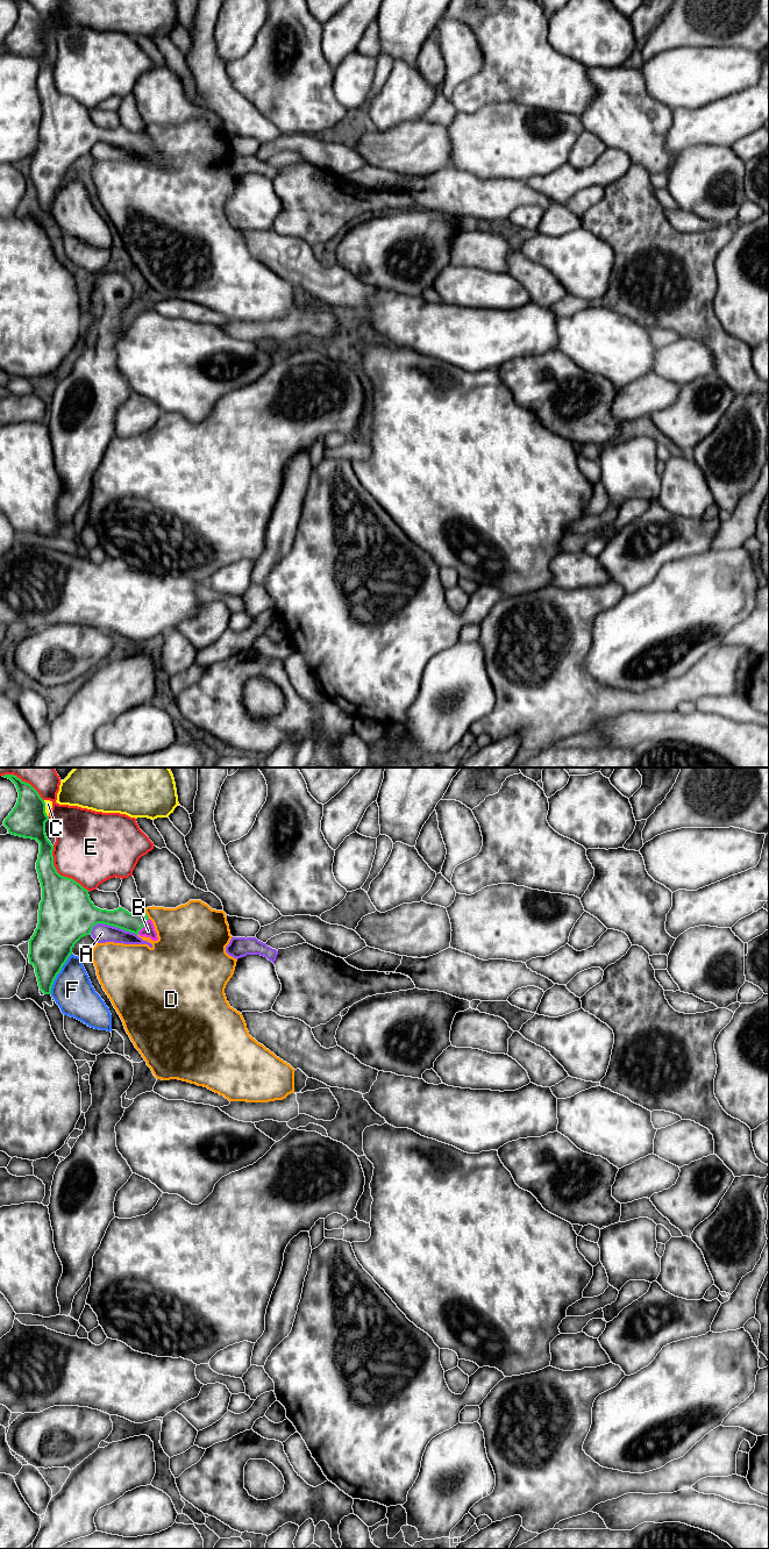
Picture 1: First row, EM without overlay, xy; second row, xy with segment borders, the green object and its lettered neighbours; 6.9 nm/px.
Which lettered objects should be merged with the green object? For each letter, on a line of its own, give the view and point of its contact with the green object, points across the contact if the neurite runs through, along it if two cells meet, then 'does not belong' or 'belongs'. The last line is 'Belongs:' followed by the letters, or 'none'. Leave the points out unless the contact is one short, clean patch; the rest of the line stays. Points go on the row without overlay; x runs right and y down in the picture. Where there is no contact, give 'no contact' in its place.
A: xy (113, 144) | along xy (90, 150), (98, 142), (107, 142), (133, 150), (136, 154) | does not belong
B: xy (142, 145) | across xy (120, 136), (142, 145), (148, 149) | belongs
C: xy (44, 27) | does not belong
D: xy (146, 133) | does not belong
E: xy (59, 93) | does not belong
F: xy (58, 191) | does not belong
Belongs: B

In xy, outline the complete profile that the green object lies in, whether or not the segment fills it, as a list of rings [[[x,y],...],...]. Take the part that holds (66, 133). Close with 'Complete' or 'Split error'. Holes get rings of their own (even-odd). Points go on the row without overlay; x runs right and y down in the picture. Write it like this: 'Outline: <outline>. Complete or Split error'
Outline: [[[26,0],[13,1],[17,7],[19,16],[15,26],[5,37],[3,44],[12,53],[36,58],[40,62],[36,88],[42,106],[42,119],[40,121],[37,147],[28,159],[28,177],[35,186],[40,208],[44,213],[51,213],[52,202],[72,172],[72,166],[81,156],[90,154],[95,143],[113,144],[142,156],[150,156],[152,159],[157,159],[158,156],[154,142],[145,130],[133,133],[122,126],[114,129],[100,128],[91,120],[86,107],[72,97],[60,94],[57,91],[54,84],[54,64],[45,52],[45,41],[50,38],[45,31],[45,21],[30,2]]]. Split error

